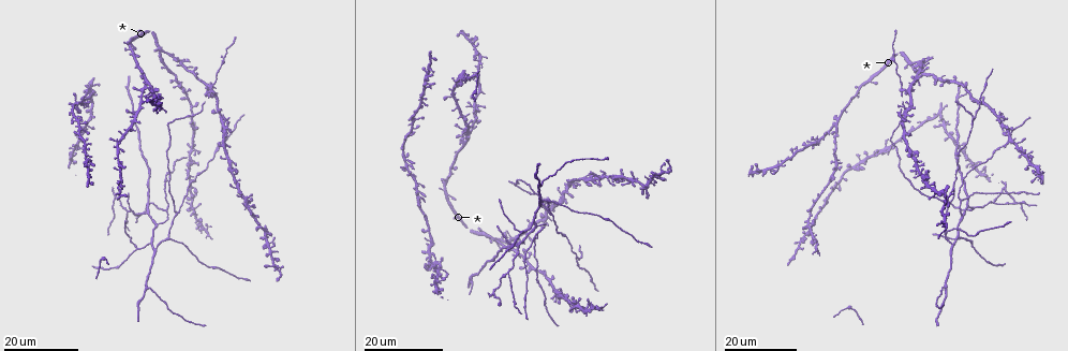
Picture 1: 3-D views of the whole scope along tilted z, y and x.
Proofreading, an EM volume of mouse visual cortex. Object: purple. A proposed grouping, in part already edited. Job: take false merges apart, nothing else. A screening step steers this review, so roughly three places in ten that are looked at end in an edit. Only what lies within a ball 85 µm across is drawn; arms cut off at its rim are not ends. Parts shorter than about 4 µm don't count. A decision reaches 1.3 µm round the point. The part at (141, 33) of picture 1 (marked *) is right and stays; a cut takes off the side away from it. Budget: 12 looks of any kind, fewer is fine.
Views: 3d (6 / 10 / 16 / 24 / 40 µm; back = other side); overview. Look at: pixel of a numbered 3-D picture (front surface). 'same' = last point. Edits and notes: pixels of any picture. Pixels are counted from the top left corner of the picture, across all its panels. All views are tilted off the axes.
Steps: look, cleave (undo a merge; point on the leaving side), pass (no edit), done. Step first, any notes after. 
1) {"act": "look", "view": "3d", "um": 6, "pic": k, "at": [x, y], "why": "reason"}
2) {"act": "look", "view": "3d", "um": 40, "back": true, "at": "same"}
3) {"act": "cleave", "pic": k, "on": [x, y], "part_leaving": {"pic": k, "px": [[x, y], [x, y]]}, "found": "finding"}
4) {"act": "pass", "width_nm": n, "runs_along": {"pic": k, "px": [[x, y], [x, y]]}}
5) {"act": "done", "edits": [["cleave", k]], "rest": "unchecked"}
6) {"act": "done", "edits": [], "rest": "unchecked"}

{"act": "look", "view": "3d", "um": 24, "pic": 1, "at": [947, 288], "why": "three arms meet"}

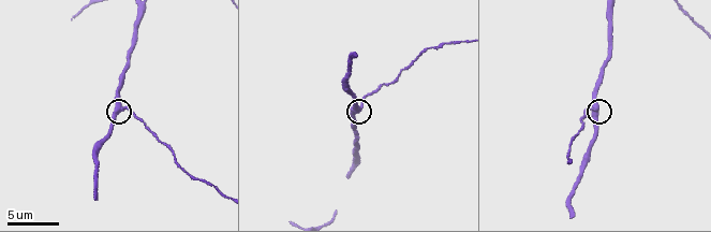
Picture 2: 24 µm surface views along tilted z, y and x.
{"act": "look", "view": "3d", "um": 10, "pic": 2, "at": [119, 109]}

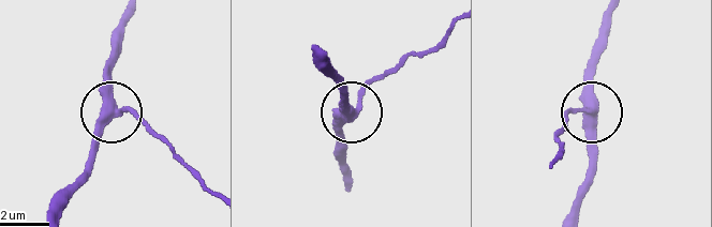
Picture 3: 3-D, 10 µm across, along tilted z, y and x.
{"act": "pass", "runs_along": {"pic": 3, "px": [[611, 15], [594, 65], [588, 170]]}, "found": "continuous, no second neuron"}

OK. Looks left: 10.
{"act": "look", "view": "3d", "um": 16, "pic": 1, "at": [169, 239], "why": "small branch off a trunk"}

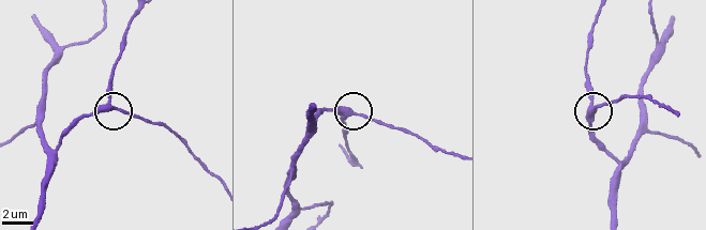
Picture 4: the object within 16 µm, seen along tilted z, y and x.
{"act": "look", "view": "3d", "um": 6, "pic": 4, "at": [109, 106], "why": "zoom in"}

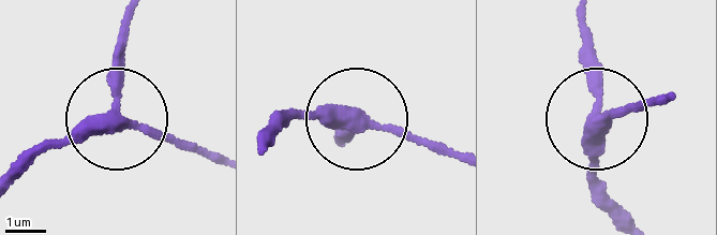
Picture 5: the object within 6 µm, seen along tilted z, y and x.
{"act": "look", "view": "3d", "um": 6, "back": true, "pic": 5, "at": [595, 122]}

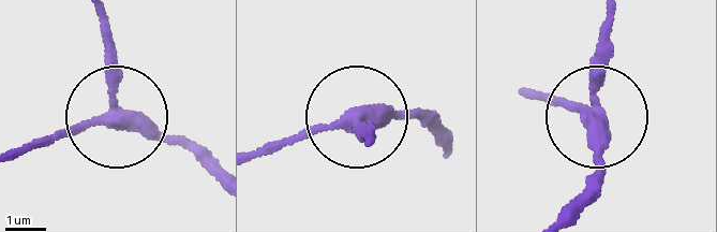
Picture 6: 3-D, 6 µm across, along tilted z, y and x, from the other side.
{"act": "pass", "width_nm": 270, "runs_along": {"pic": 6, "px": [[99, 19], [111, 52], [110, 119], [34, 139]]}, "found": "one neuron here"}

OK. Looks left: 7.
{"act": "look", "view": "3d", "um": 24, "pic": 1, "at": [152, 242]}

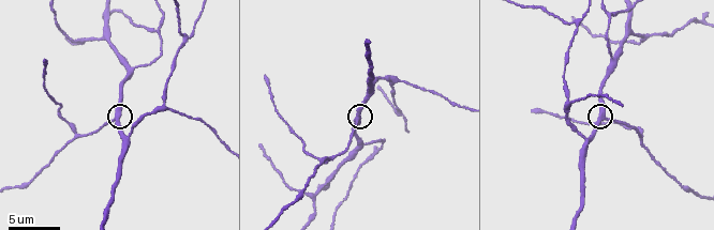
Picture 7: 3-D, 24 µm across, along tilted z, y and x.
{"act": "look", "view": "3d", "um": 10, "pic": 7, "at": [358, 122], "why": "closer look"}

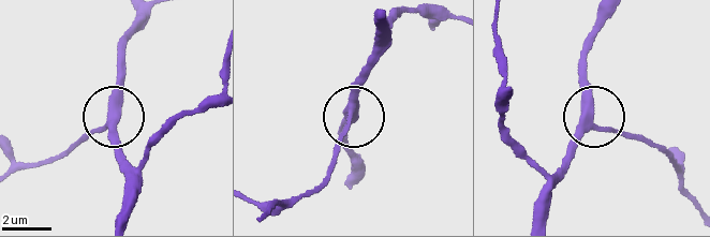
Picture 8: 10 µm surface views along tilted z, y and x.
{"act": "pass", "width_nm": 330, "runs_along": {"pic": 8, "px": [[400, 16], [366, 70], [334, 165]]}, "found": "one neuron here"}

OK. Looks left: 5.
{"act": "look", "view": "3d", "um": 16, "pic": 1, "at": [972, 119], "why": "three arms meet"}

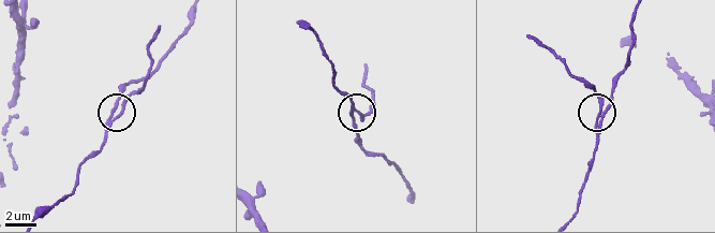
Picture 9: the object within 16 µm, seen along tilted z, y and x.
{"act": "look", "view": "3d", "um": 6, "pic": 9, "at": [115, 117], "why": "zoom in"}

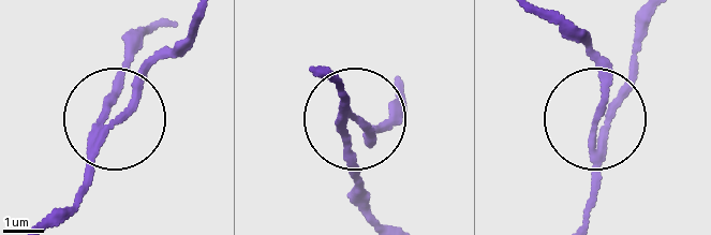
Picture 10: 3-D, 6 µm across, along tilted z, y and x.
{"act": "cleave", "pic": 10, "on": [130, 101], "side_arm_um": 9, "part_leaving": {"pic": 10, "px": [[99, 140], [197, 16]]}, "found": "a second neuron is stuck on"}

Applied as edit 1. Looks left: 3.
{"act": "look", "view": "3d", "um": 24, "pic": 1, "at": [210, 93], "why": "four arms meet"}

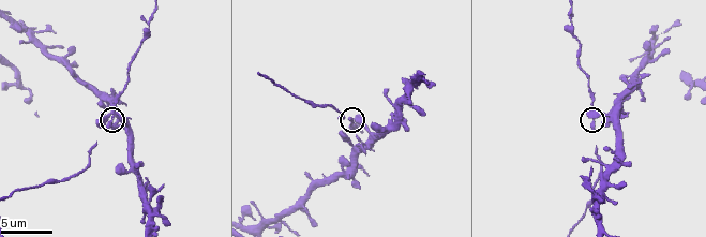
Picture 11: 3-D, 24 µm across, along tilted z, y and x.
{"act": "look", "view": "3d", "um": 6, "pic": 11, "at": [111, 116], "why": "closer look"}

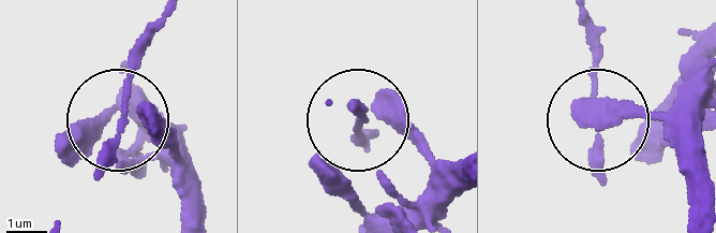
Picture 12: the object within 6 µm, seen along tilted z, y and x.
{"act": "look", "view": "3d", "um": 6, "back": true, "pic": 12, "at": [122, 119]}

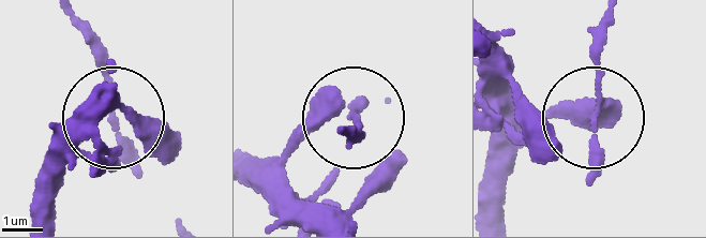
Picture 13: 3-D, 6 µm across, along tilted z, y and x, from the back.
{"act": "pass", "arms": 4, "found": "continuous, no second neuron"}

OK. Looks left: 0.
{"act": "done", "edits": [["cleave", 10]], "rest": "unchecked"}

